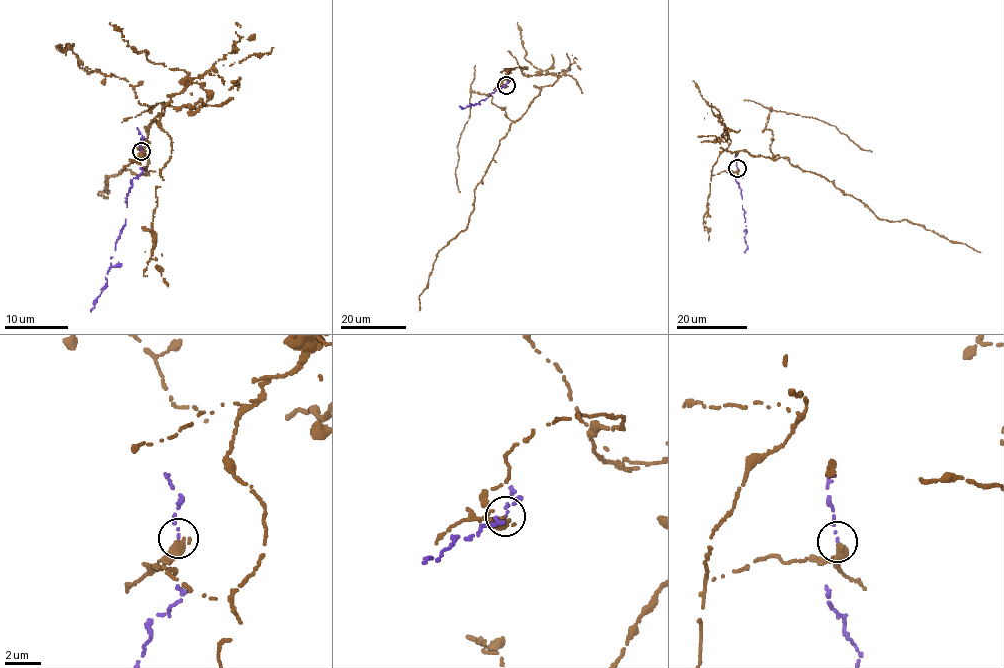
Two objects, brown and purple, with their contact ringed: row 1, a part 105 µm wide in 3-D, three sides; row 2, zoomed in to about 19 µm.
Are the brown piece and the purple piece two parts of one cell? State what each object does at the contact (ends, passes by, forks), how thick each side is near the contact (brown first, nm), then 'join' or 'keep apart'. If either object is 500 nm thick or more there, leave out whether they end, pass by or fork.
brown ends there; purple ends there; 480 nm thick on the brown side, 110 nm on the other; keep apart

